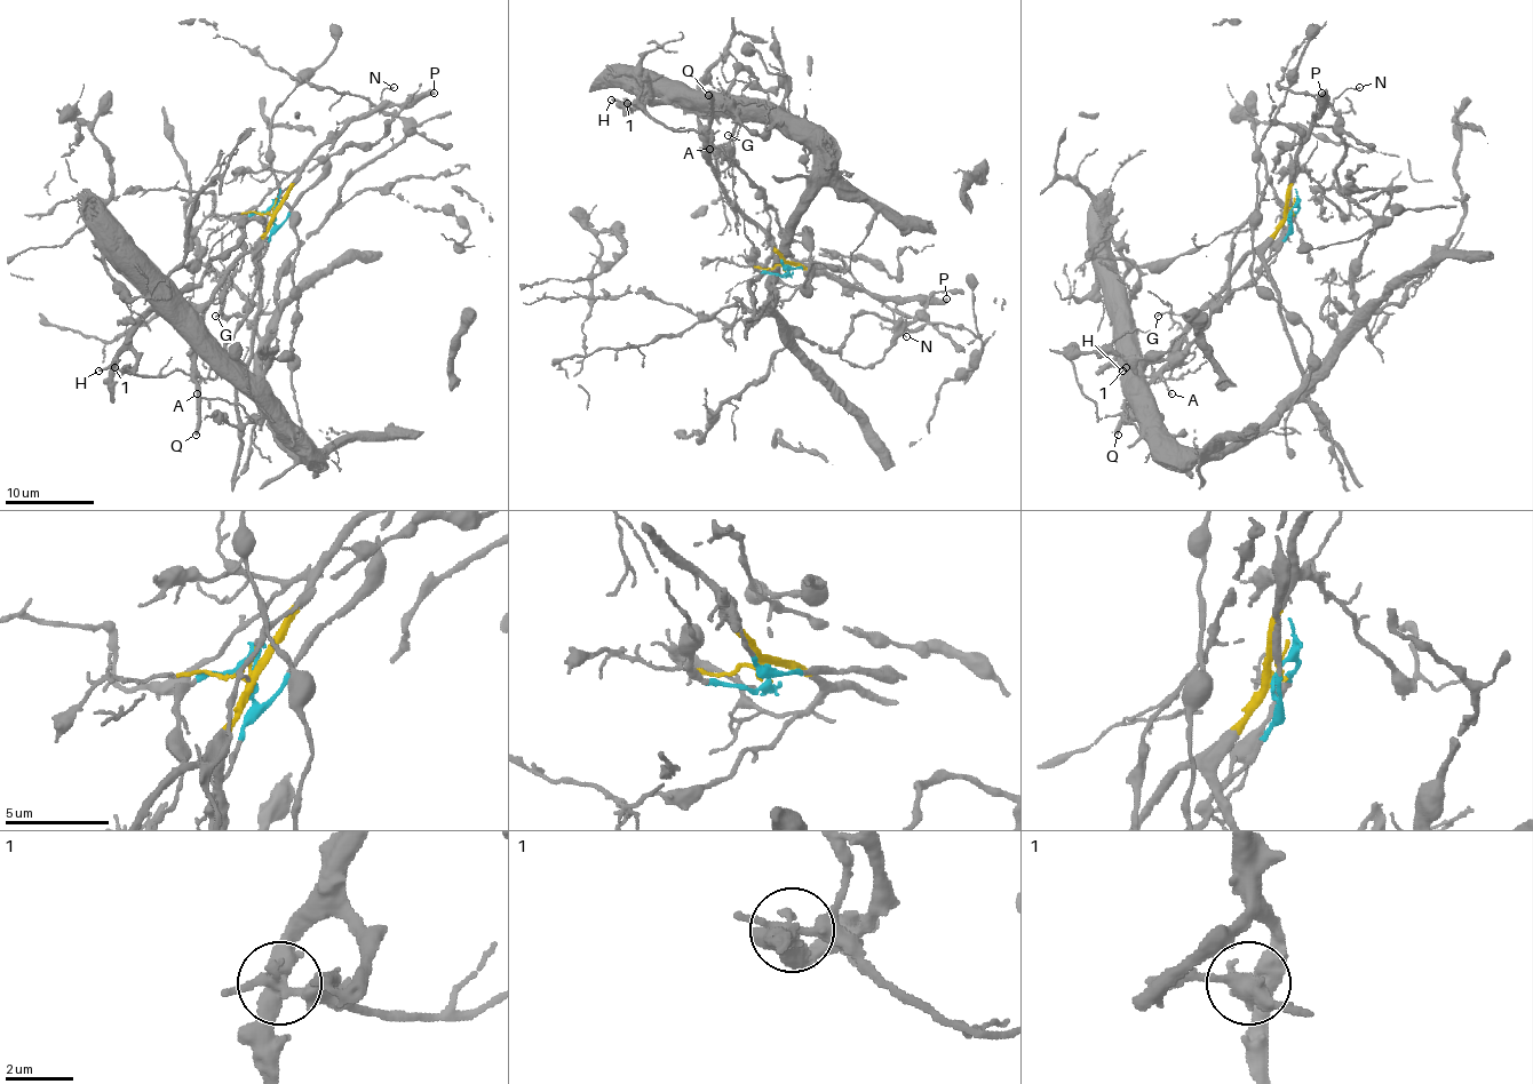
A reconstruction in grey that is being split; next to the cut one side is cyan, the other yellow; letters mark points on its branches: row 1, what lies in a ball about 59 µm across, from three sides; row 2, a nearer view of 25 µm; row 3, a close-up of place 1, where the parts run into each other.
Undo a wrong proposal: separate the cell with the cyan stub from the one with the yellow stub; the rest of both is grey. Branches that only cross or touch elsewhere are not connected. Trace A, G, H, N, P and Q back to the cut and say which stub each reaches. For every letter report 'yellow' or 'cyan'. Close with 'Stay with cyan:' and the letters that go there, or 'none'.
A: yellow
G: yellow
H: yellow
N: yellow
P: yellow
Q: yellow
Stay with cyan: none

